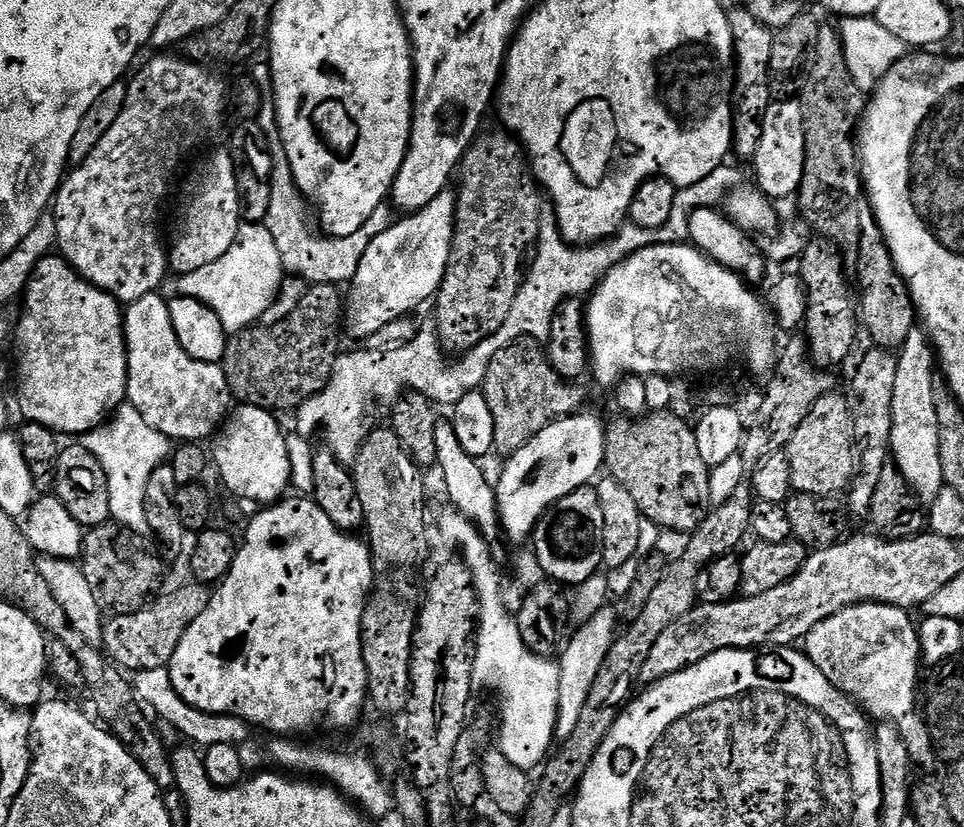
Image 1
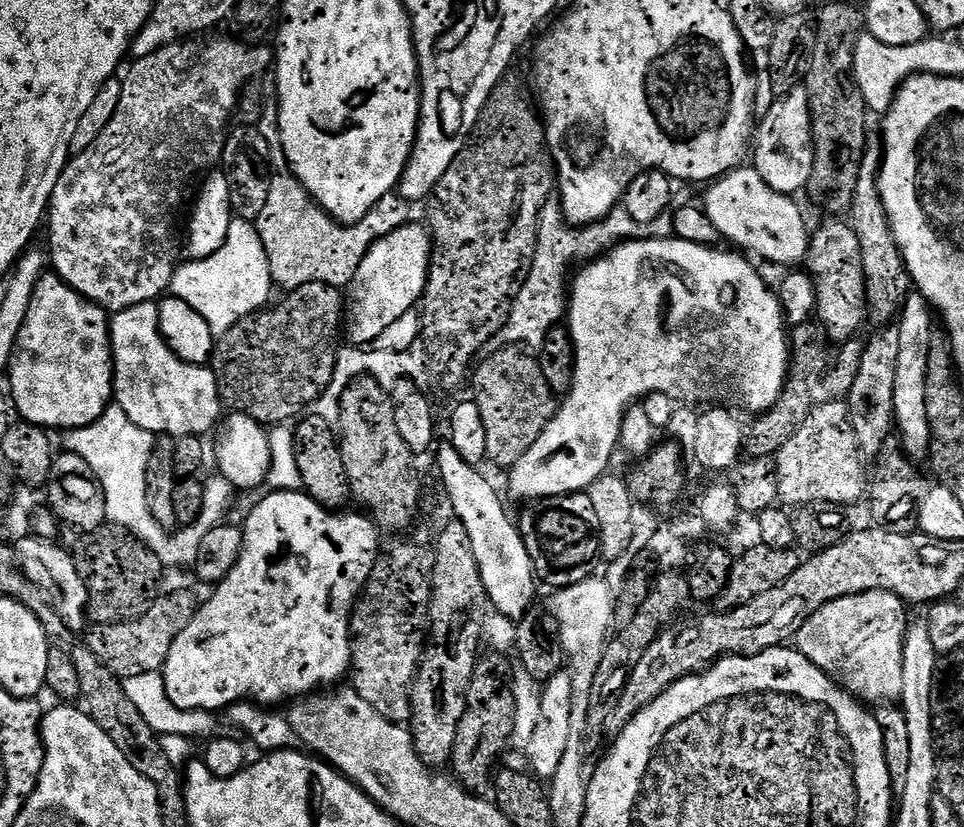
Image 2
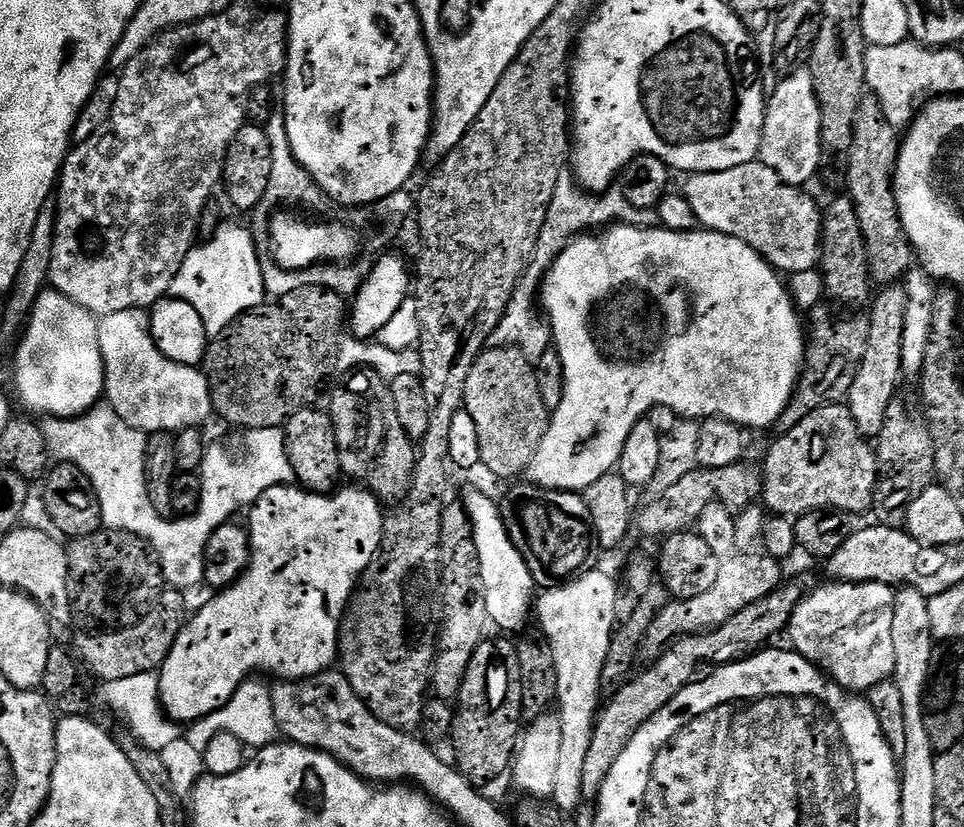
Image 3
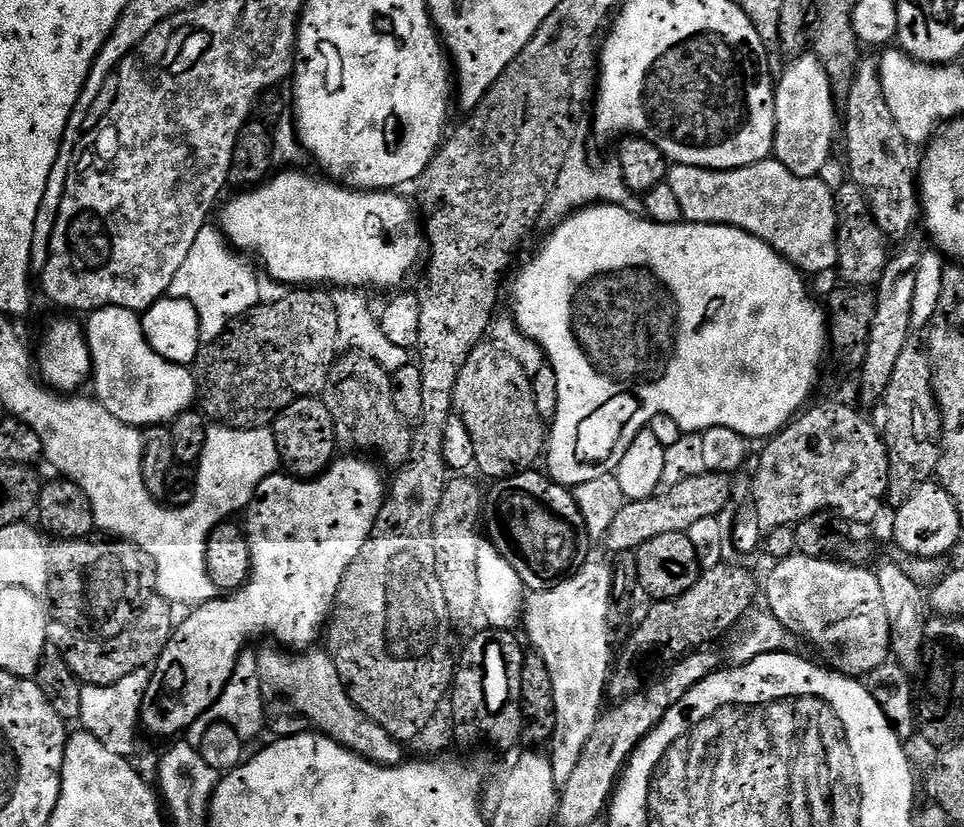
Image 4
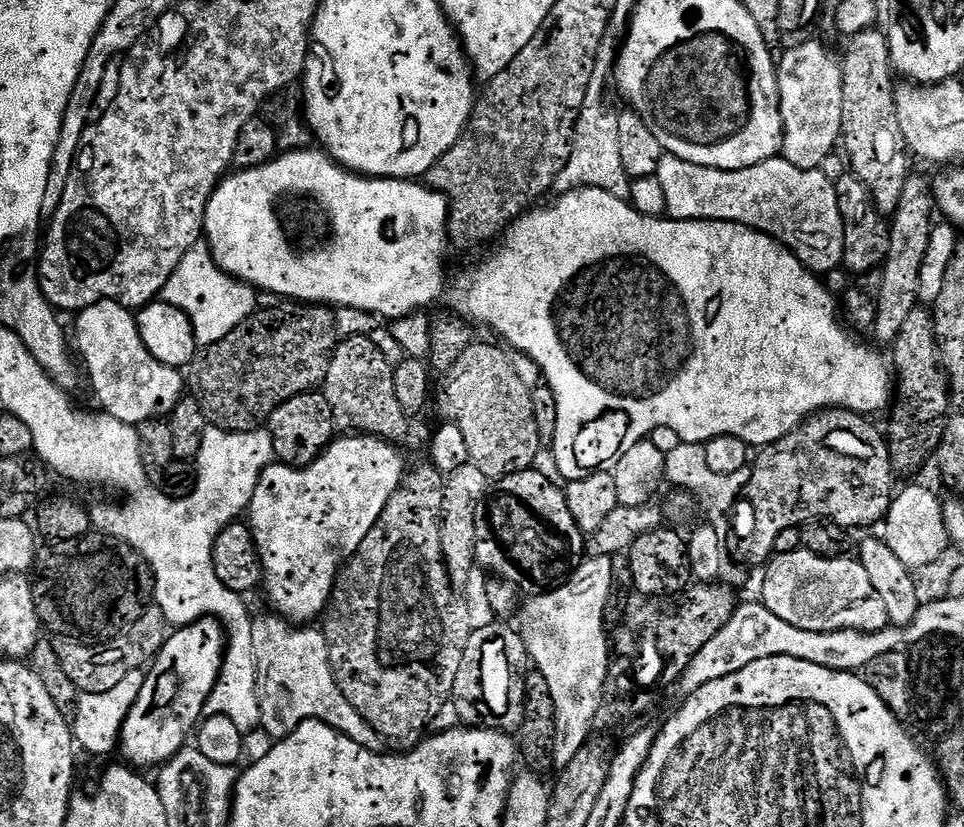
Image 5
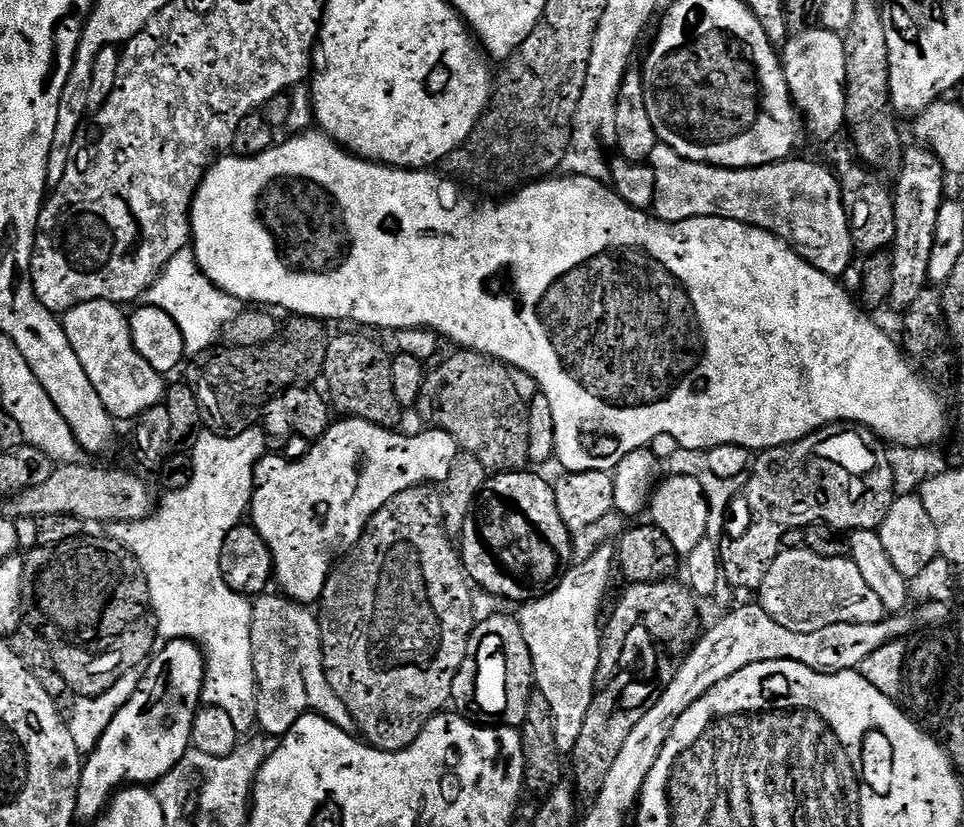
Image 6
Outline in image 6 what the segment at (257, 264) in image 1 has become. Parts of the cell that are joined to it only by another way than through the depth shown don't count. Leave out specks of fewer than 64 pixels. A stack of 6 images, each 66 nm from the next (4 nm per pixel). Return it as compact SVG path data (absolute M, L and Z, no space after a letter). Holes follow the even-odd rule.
M190 246L180 250L178 254L170 260L164 268L163 274L160 275L145 292L144 300L149 307L164 310L164 312L174 320L175 325L178 326L180 332L182 332L184 351L190 356L192 356L192 354L193 356L199 356L204 351L209 351L213 347L213 340L218 340L224 329L228 327L228 324L232 322L234 318L240 316L244 310L243 303L240 300L234 298L232 295L226 294L220 288L216 288L202 275L197 266L196 254Z

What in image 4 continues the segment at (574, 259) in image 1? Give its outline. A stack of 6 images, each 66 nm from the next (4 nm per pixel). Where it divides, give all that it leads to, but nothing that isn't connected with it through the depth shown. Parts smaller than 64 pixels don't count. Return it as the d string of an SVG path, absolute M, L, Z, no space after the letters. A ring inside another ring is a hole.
M583 143L573 144L570 154L566 154L566 163L562 165L562 174L558 174L558 183L554 186L554 194L550 194L550 202L546 202L543 223L548 226L561 224L573 212L594 204L613 204L622 210L638 217L645 215L643 199L637 193L631 192L622 178L619 159L612 158L601 168L592 165L592 156L582 146Z

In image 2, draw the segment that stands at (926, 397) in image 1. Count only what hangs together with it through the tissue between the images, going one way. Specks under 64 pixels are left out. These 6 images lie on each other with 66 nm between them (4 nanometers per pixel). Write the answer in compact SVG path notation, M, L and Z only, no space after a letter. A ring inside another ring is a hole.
M909 294L904 298L904 306L894 328L898 333L898 366L894 370L894 428L900 447L909 458L927 457L932 446L926 398L926 366L930 362L930 346L934 335L932 316L934 320L934 309L925 296Z

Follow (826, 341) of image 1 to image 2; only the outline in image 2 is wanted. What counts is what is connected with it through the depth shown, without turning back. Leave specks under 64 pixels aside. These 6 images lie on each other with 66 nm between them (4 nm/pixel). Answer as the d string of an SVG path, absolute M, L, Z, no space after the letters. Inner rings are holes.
M828 218L825 221L817 232L815 229L811 233L806 271L816 284L815 319L829 341L843 342L853 339L864 320L869 319L862 252L858 246L858 234L854 234L847 219Z

